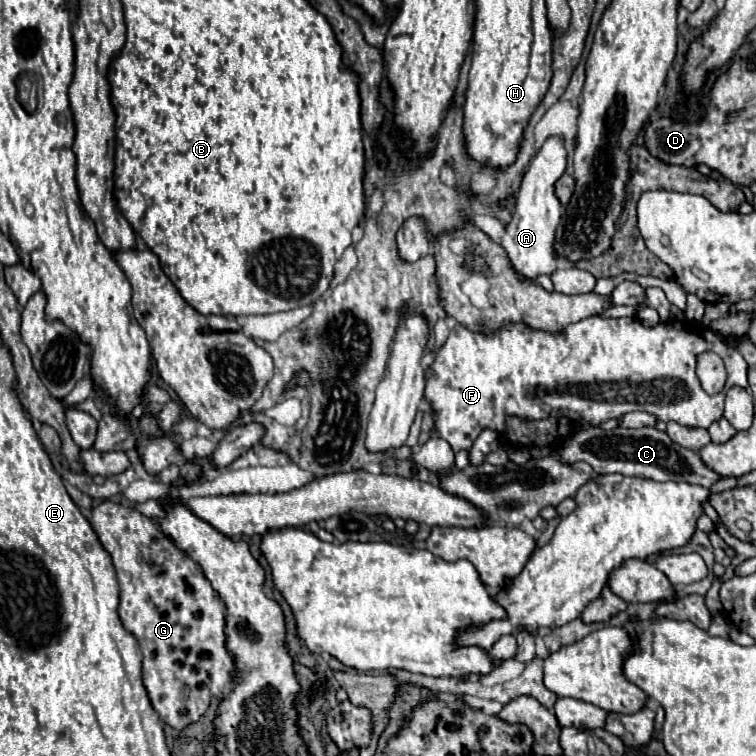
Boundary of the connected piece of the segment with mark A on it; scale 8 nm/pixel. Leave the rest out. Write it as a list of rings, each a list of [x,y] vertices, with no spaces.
[[[549,136],[523,176],[513,218],[507,224],[505,234],[501,238],[501,246],[509,254],[513,268],[525,278],[537,278],[539,274],[553,274],[557,268],[557,258],[553,256],[553,236],[563,216],[563,207],[559,198],[555,196],[555,182],[563,176],[565,170],[567,170],[565,138]]]

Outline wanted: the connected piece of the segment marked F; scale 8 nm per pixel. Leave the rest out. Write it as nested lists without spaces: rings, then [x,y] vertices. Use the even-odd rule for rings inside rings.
[[[589,316],[589,318],[583,318],[571,326],[567,326],[561,334],[549,334],[549,332],[541,332],[541,330],[531,330],[527,328],[525,324],[509,324],[505,328],[501,328],[495,336],[485,336],[481,332],[471,332],[469,328],[461,326],[461,324],[455,324],[445,346],[435,354],[435,362],[429,366],[429,370],[433,372],[433,378],[427,380],[427,388],[425,388],[425,398],[427,402],[431,402],[431,406],[435,408],[435,430],[439,432],[439,436],[443,440],[447,440],[451,444],[451,448],[457,452],[461,448],[469,450],[473,440],[479,436],[479,432],[483,428],[491,428],[491,430],[497,430],[497,432],[503,432],[505,430],[505,416],[507,414],[515,414],[515,416],[523,416],[523,418],[531,418],[531,420],[539,420],[539,418],[545,418],[545,416],[567,416],[567,418],[577,418],[577,420],[587,420],[591,426],[599,426],[601,422],[607,422],[611,418],[621,418],[625,416],[627,412],[635,412],[635,410],[645,410],[645,412],[653,412],[659,420],[663,422],[679,422],[679,424],[685,424],[685,426],[697,426],[697,428],[709,428],[713,422],[717,422],[721,416],[723,416],[723,400],[725,400],[725,394],[729,388],[733,386],[743,386],[747,388],[747,362],[743,360],[743,356],[731,348],[719,334],[715,334],[709,326],[701,324],[701,322],[681,322],[681,320],[669,320],[665,324],[657,324],[653,328],[647,328],[643,326],[635,316],[629,316],[629,318],[603,318],[603,316]],[[707,350],[713,350],[717,352],[725,366],[727,366],[727,384],[725,388],[721,390],[721,394],[715,394],[715,396],[709,396],[699,380],[697,380],[697,374],[695,374],[695,358],[697,354],[701,352],[707,352]]]

